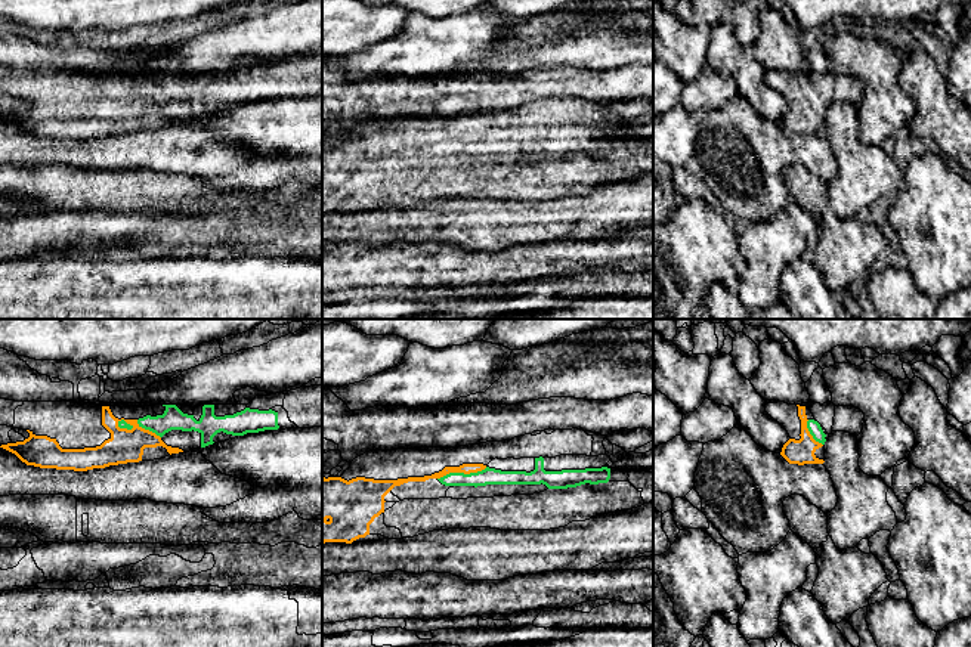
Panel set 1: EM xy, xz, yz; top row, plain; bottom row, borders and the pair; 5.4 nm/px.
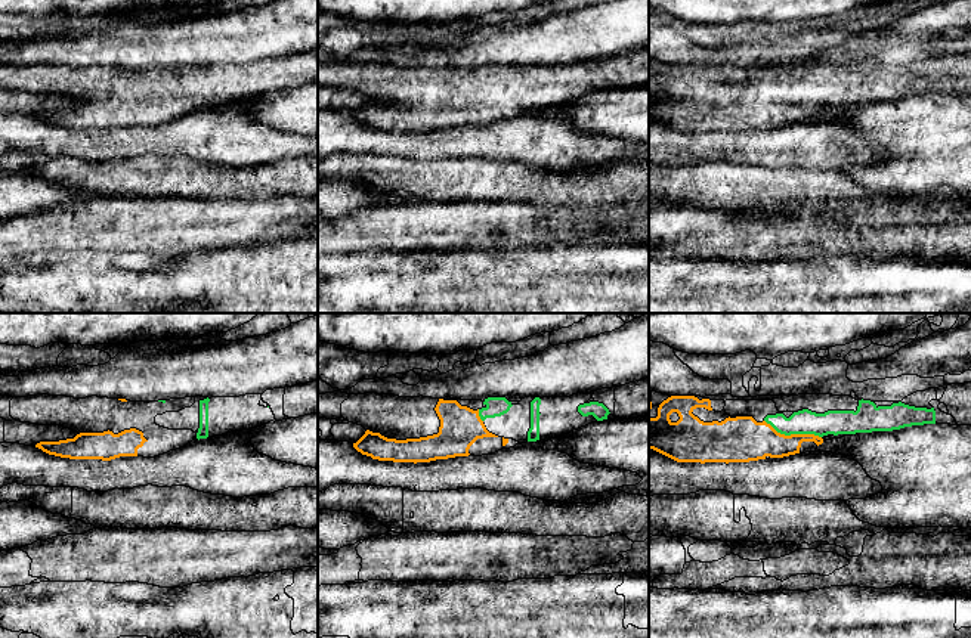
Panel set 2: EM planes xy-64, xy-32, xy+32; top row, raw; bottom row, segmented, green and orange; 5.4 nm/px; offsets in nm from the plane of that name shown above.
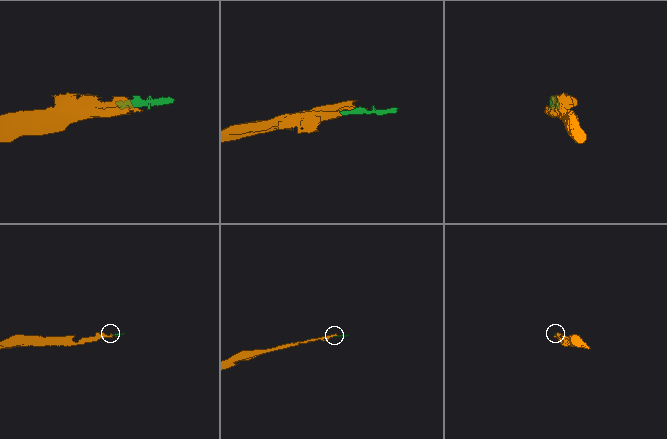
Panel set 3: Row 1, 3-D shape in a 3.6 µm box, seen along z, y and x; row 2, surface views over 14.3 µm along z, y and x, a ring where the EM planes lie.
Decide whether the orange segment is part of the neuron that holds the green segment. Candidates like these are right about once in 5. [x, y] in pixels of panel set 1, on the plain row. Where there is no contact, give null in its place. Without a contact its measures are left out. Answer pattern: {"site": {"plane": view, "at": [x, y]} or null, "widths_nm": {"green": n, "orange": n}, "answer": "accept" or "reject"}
{"site": {"plane": "xz", "at": [461, 142]}, "widths_nm": {"green": 100, "orange": 60}, "answer": "accept"}

